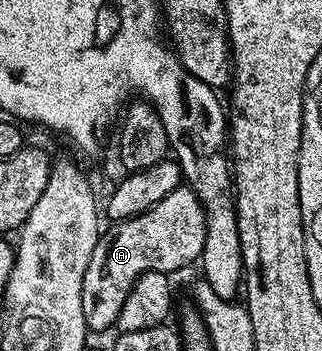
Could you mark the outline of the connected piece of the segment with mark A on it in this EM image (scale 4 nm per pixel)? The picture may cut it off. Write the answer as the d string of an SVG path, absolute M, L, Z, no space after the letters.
M188 184L175 188L175 192L167 192L159 204L147 208L139 216L125 218L121 222L113 222L102 233L95 244L95 252L91 252L91 260L87 263L87 272L83 272L83 320L90 331L113 330L119 320L119 312L123 309L123 300L127 300L127 292L131 292L131 284L143 276L151 268L166 272L181 270L198 261L203 252L203 240L207 236L205 227L205 210L197 199L197 194Z

